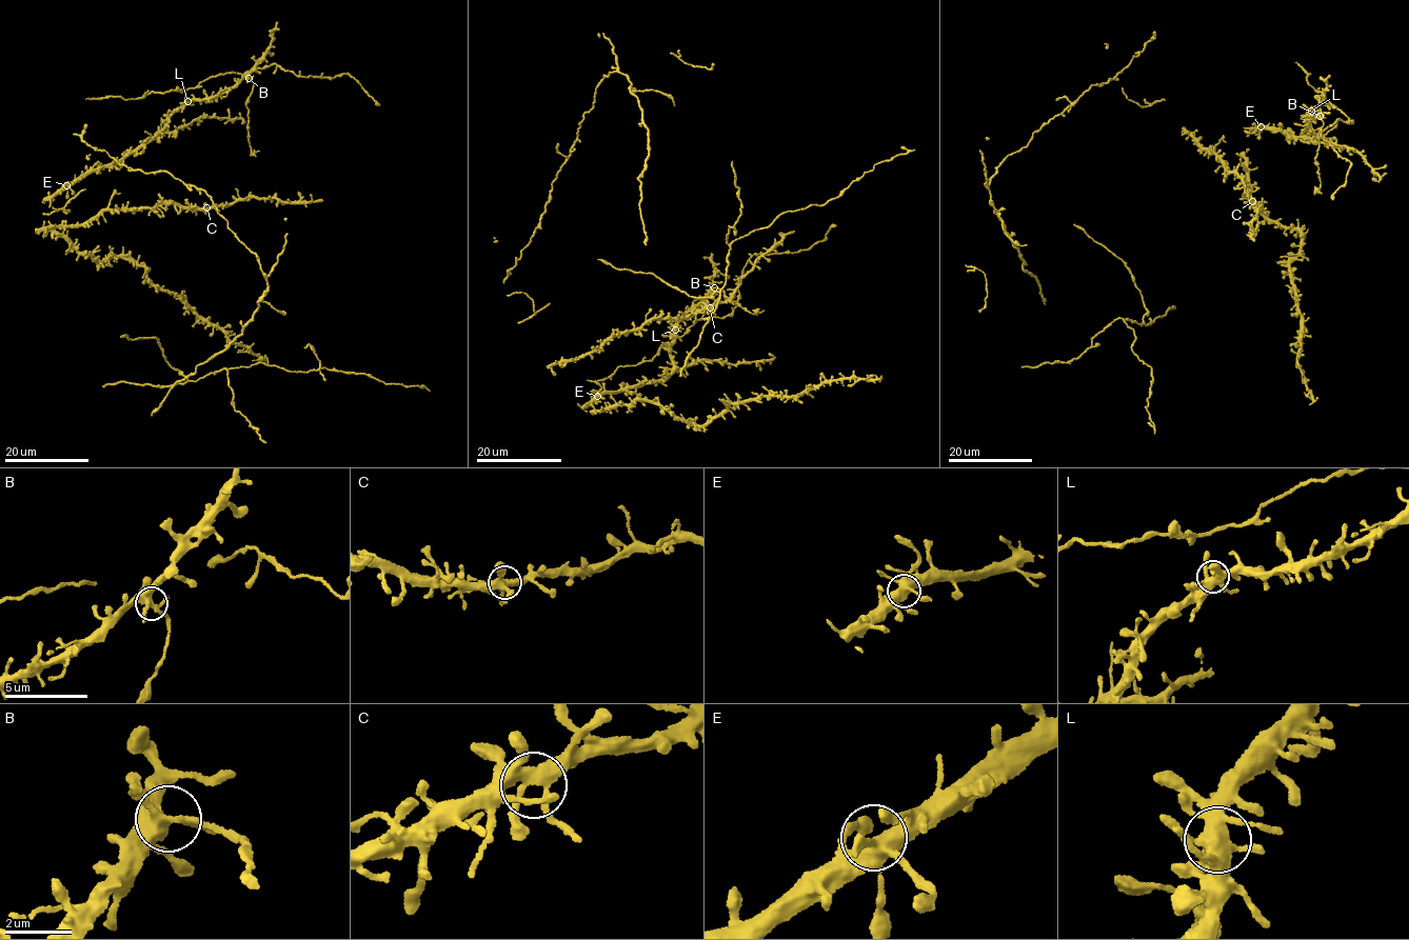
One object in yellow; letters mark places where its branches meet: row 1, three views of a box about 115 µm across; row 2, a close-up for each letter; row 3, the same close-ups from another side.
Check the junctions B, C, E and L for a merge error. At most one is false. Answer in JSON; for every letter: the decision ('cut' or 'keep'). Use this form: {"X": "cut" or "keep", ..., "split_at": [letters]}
{"B": "cut", "C": "keep", "E": "keep", "L": "keep", "split_at": ["B"]}

